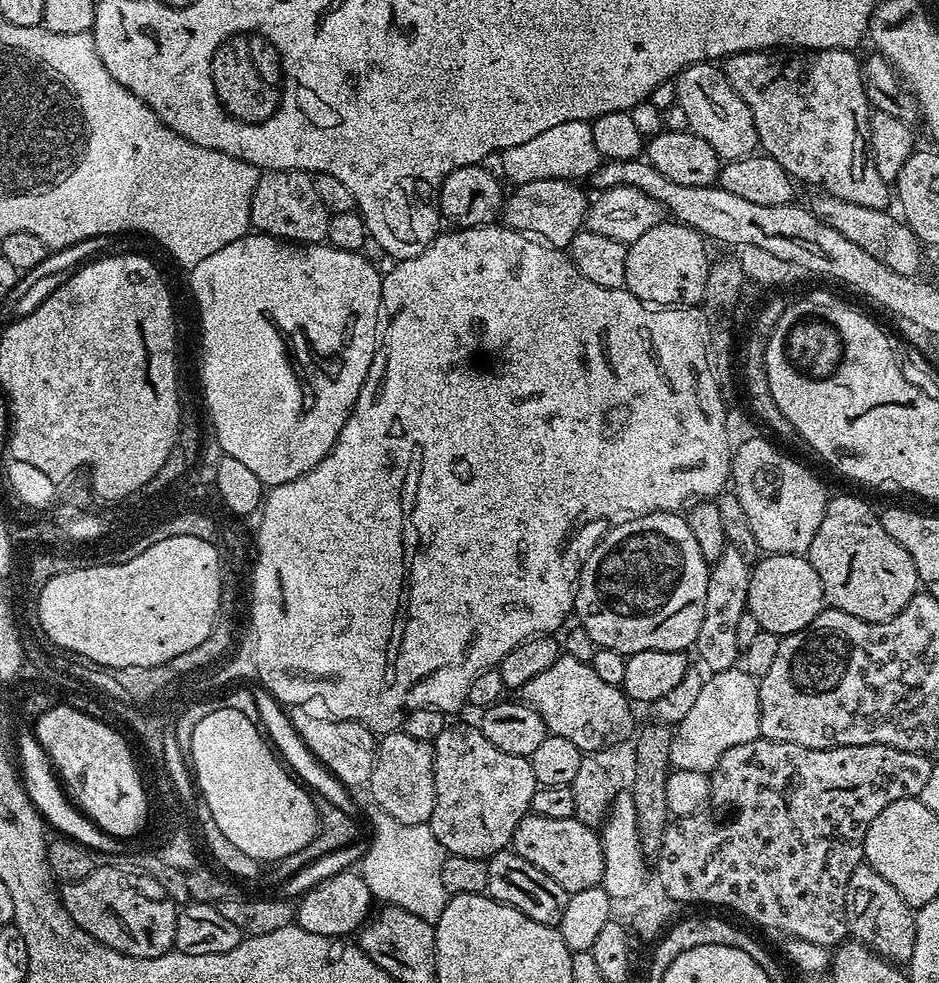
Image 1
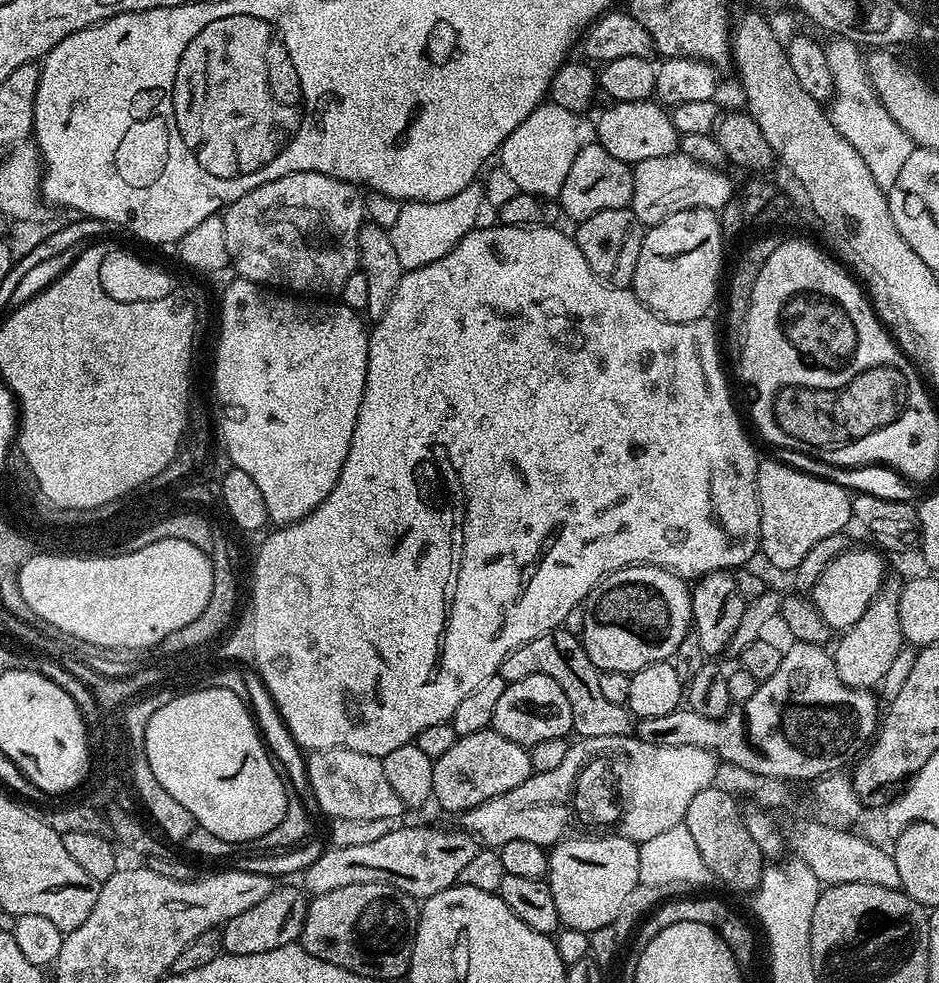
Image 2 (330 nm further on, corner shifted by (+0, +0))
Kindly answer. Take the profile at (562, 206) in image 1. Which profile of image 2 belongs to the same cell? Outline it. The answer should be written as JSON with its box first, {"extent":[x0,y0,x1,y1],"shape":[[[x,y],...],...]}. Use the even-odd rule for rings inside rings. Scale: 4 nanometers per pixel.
{"extent":[558,142,634,222],"shape":[[[593,142],[574,158],[570,165],[570,174],[566,174],[566,182],[562,182],[562,190],[558,197],[560,211],[572,222],[579,222],[598,214],[598,210],[614,210],[631,205],[634,192],[633,165],[614,158],[599,144]]]}

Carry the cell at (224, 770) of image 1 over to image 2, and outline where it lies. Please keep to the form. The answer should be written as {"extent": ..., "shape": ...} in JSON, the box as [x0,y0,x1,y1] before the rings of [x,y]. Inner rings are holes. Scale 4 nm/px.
{"extent":[146,686,284,840],"shape":[[[208,686],[186,697],[185,700],[174,701],[170,707],[164,708],[164,713],[158,714],[156,721],[148,727],[148,753],[146,754],[152,756],[152,768],[156,768],[156,776],[164,780],[164,785],[168,787],[168,792],[172,792],[172,796],[184,800],[184,804],[192,808],[192,814],[196,812],[193,818],[196,819],[197,824],[204,820],[204,824],[208,824],[212,832],[220,832],[220,836],[228,836],[228,840],[248,840],[248,836],[260,836],[260,832],[268,832],[268,828],[272,828],[272,824],[280,820],[280,812],[284,812],[284,792],[280,792],[280,780],[276,780],[276,772],[268,768],[268,763],[262,762],[260,747],[254,746],[252,728],[253,724],[246,722],[244,708],[238,706],[237,699],[231,696],[231,691],[226,686],[220,686],[220,688]]]}

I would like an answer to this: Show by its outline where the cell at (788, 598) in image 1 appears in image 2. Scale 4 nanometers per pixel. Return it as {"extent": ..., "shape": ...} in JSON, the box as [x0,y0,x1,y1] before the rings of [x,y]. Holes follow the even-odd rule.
{"extent":[810,547,885,630],"shape":[[[849,547],[838,554],[838,558],[834,558],[834,562],[822,570],[818,582],[814,582],[810,599],[829,629],[843,630],[854,626],[854,622],[866,614],[870,602],[885,587],[884,560],[879,556],[881,553],[875,547],[872,548]]]}

